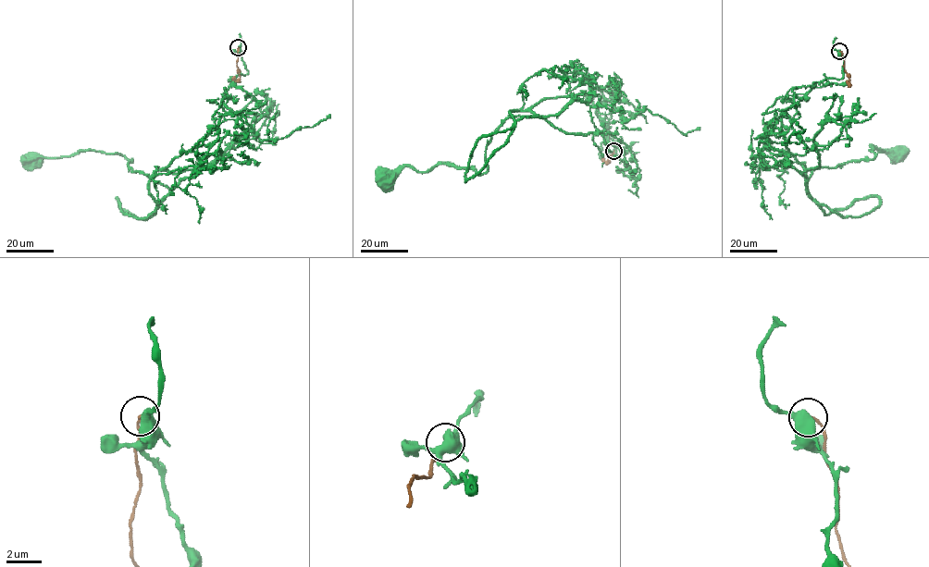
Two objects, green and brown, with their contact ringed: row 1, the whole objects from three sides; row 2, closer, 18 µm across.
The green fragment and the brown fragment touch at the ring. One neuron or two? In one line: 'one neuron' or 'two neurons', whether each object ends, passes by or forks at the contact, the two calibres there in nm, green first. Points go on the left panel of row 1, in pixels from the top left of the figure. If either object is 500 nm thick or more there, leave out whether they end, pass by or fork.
two neurons; calibres 500 and 160 nm

